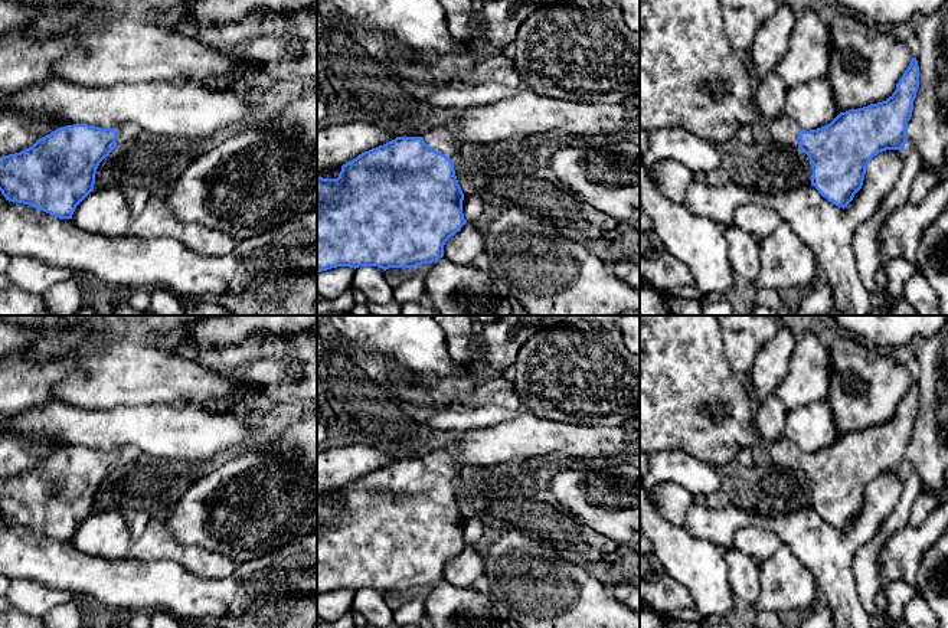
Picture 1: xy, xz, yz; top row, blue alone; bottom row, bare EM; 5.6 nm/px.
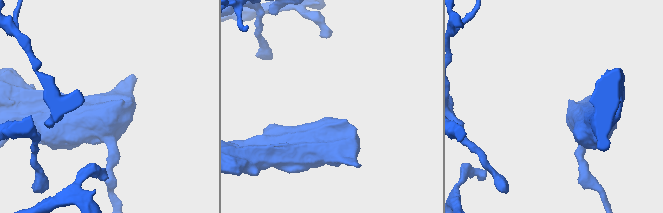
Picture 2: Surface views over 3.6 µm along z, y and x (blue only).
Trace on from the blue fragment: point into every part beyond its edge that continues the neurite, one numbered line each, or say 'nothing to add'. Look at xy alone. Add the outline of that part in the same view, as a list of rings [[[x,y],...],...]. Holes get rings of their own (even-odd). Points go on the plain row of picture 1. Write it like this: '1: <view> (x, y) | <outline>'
1: xy (128, 454) | [[[124,445],[114,451],[118,457],[115,465],[117,468],[128,467],[138,462],[143,458],[141,451],[134,445]]]

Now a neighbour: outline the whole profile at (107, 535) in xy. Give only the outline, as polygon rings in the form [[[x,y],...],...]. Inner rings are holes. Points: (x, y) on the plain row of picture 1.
[[[120,511],[91,514],[75,531],[76,550],[99,559],[125,559],[133,543],[130,520]]]

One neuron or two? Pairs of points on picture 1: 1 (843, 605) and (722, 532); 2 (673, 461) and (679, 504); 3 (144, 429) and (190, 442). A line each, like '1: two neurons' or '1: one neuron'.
1: one neuron
2: two neurons
3: one neuron

